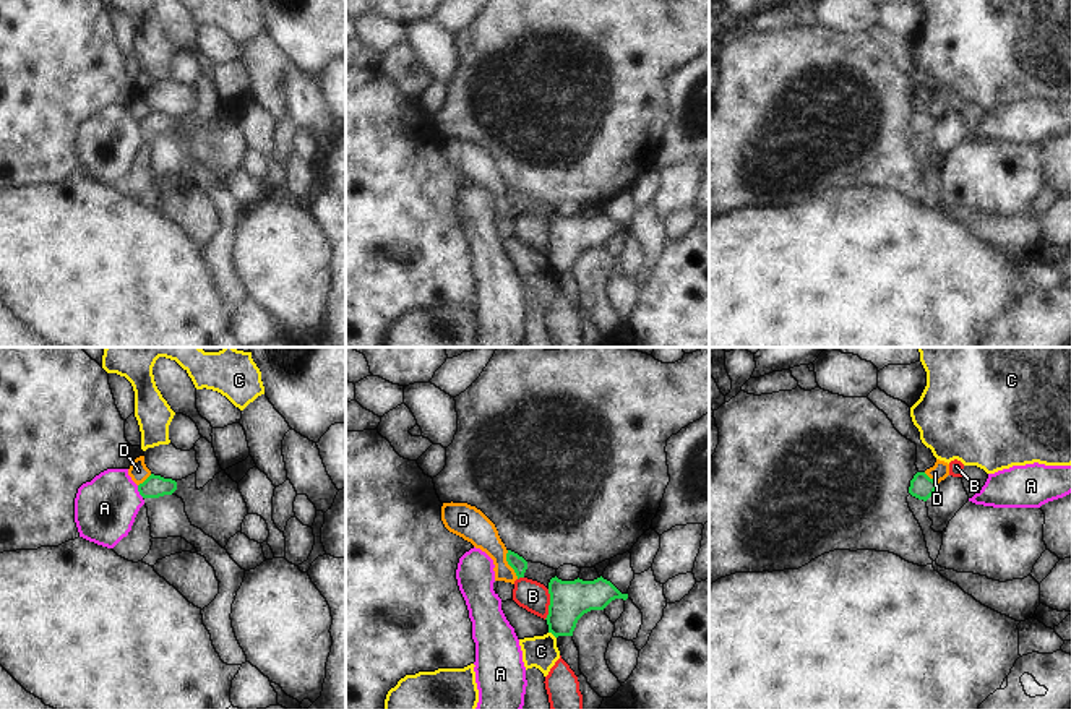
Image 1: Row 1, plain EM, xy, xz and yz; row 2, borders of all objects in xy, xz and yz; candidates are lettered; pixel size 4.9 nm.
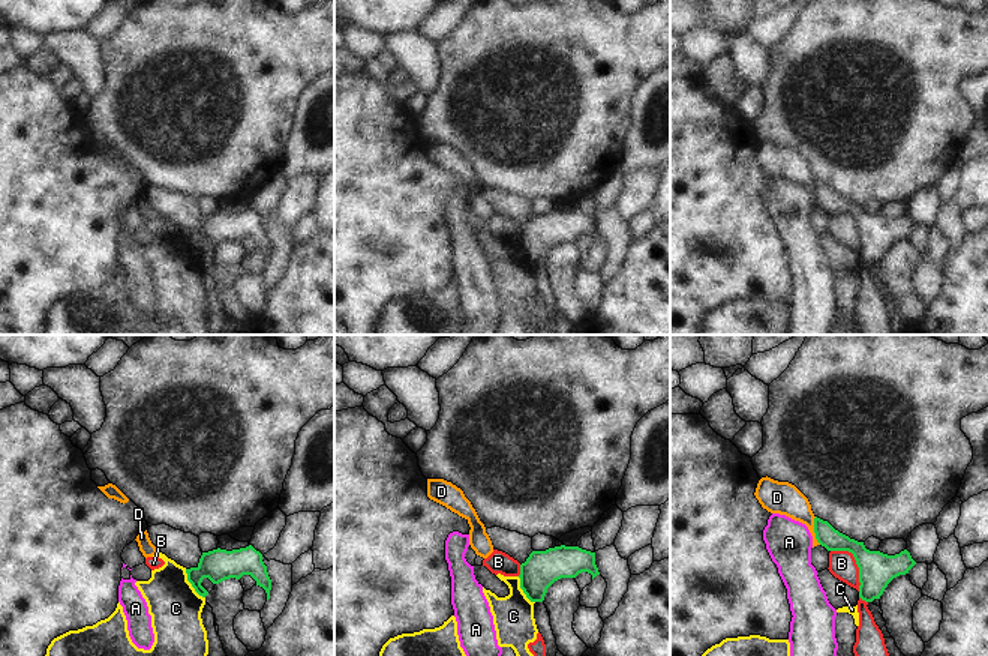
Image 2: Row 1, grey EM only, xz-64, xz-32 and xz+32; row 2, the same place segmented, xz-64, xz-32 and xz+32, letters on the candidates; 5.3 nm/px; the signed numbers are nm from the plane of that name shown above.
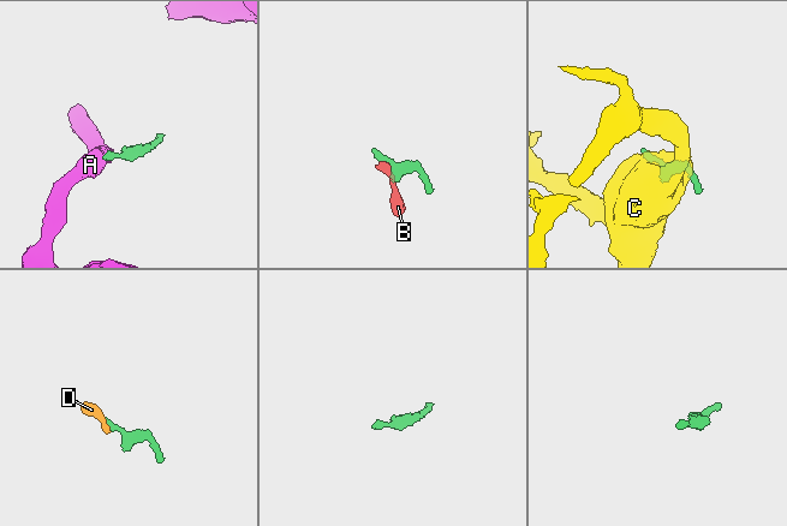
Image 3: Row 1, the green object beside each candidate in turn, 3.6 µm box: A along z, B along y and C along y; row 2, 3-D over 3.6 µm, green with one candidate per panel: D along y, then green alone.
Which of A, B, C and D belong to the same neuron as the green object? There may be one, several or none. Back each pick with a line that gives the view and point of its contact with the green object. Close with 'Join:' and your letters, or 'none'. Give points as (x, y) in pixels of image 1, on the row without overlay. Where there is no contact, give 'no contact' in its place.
Join: none

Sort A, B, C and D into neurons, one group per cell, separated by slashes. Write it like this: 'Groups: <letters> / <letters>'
Groups: A / B / C D

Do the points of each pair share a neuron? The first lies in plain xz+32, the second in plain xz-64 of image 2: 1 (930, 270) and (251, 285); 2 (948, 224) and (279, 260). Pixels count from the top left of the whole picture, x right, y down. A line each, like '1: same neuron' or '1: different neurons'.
1: same neuron
2: same neuron

